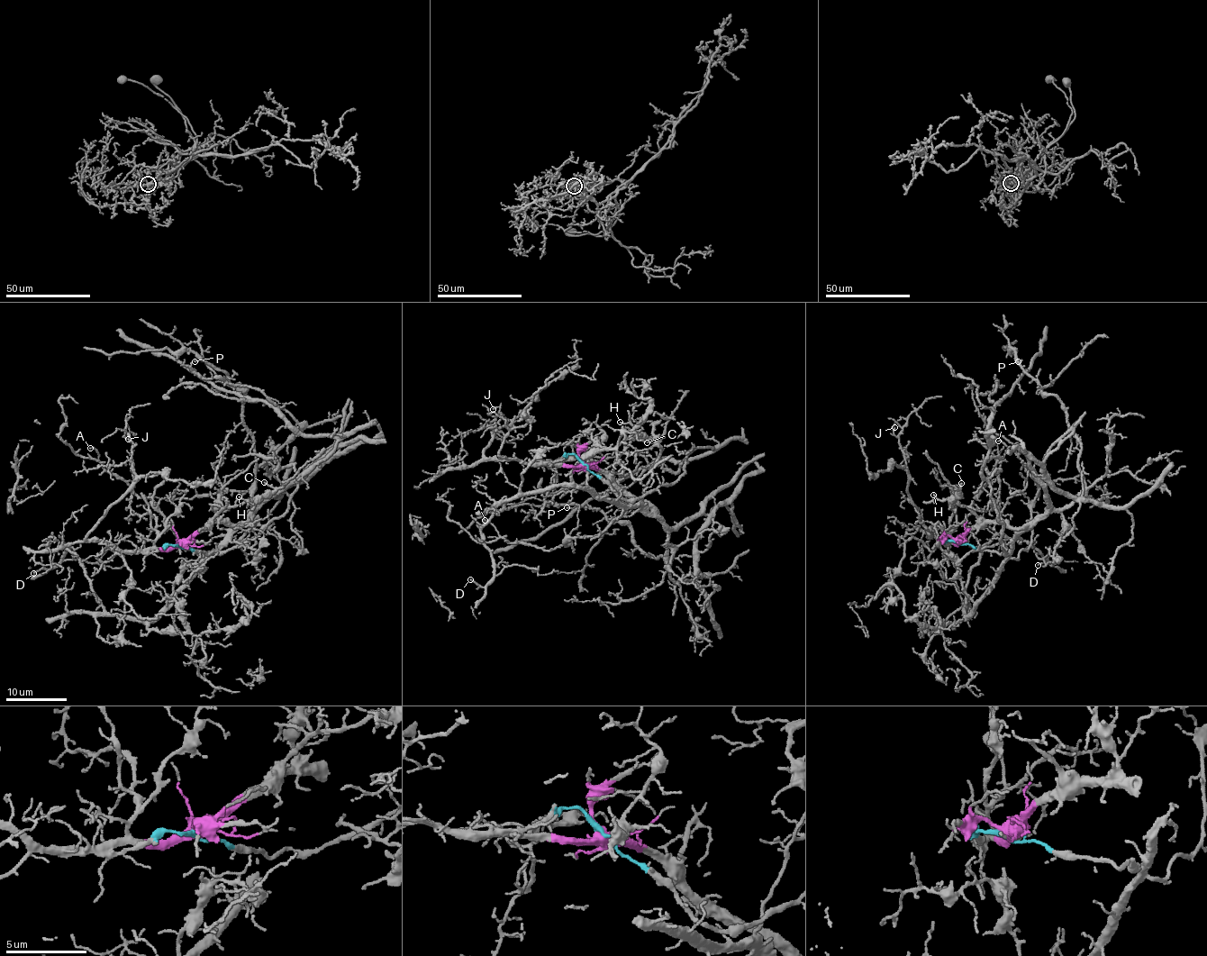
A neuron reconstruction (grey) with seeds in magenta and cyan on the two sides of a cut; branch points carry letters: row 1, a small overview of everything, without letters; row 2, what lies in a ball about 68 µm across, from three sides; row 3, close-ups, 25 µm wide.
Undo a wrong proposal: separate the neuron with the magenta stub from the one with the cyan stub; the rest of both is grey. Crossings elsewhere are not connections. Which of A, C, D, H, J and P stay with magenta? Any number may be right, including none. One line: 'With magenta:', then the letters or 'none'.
With magenta: A, C, D, H, J, P

